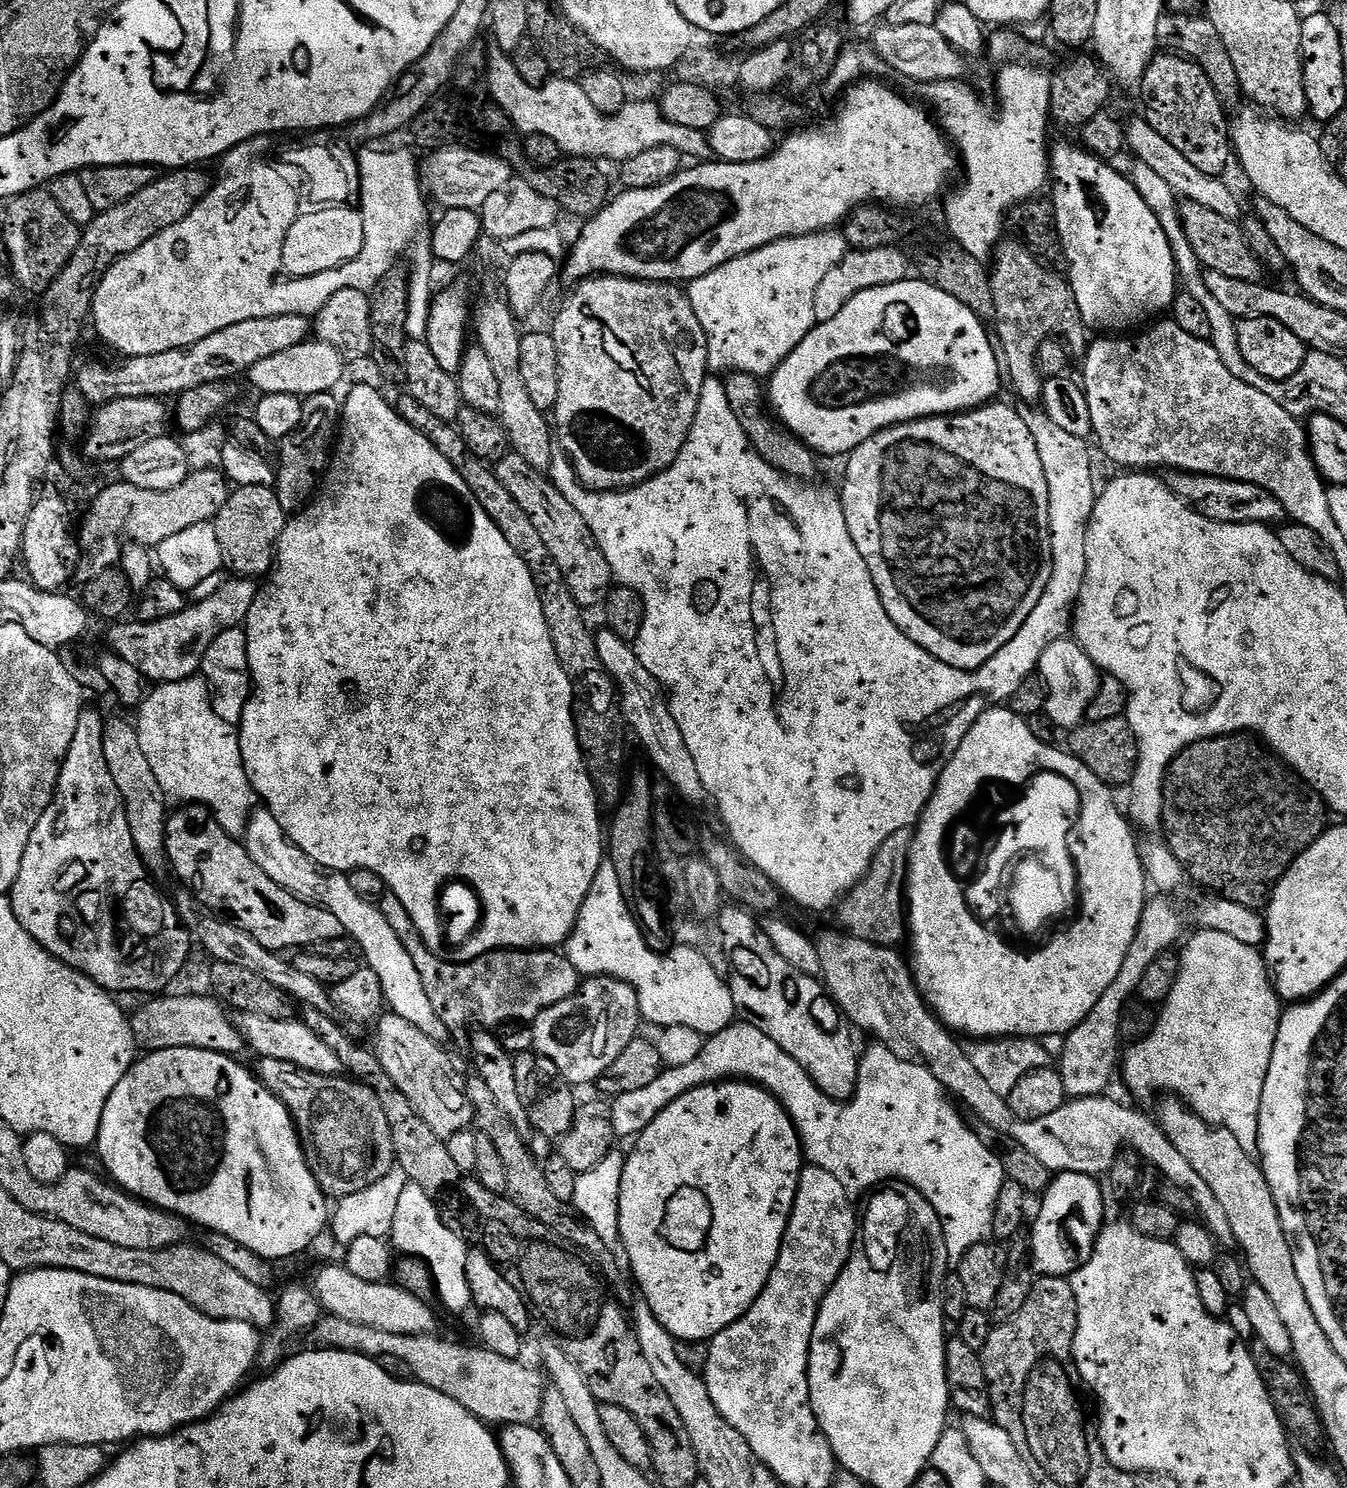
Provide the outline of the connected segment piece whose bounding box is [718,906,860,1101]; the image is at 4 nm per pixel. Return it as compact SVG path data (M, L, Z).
M724 906L718 917L719 924L720 936L724 939L724 956L732 963L732 969L726 972L726 981L733 994L737 1013L745 1021L762 1030L763 1034L768 1034L782 1050L790 1054L827 1096L835 1100L851 1100L856 1092L860 1056L858 1048L856 1052L855 1042L852 1041L853 1033L849 1025L828 995L823 983L815 976L807 976L794 970L794 966L790 966L790 962L786 962L786 958L782 958L778 950L774 950L774 942L766 938L763 923L748 909Z

